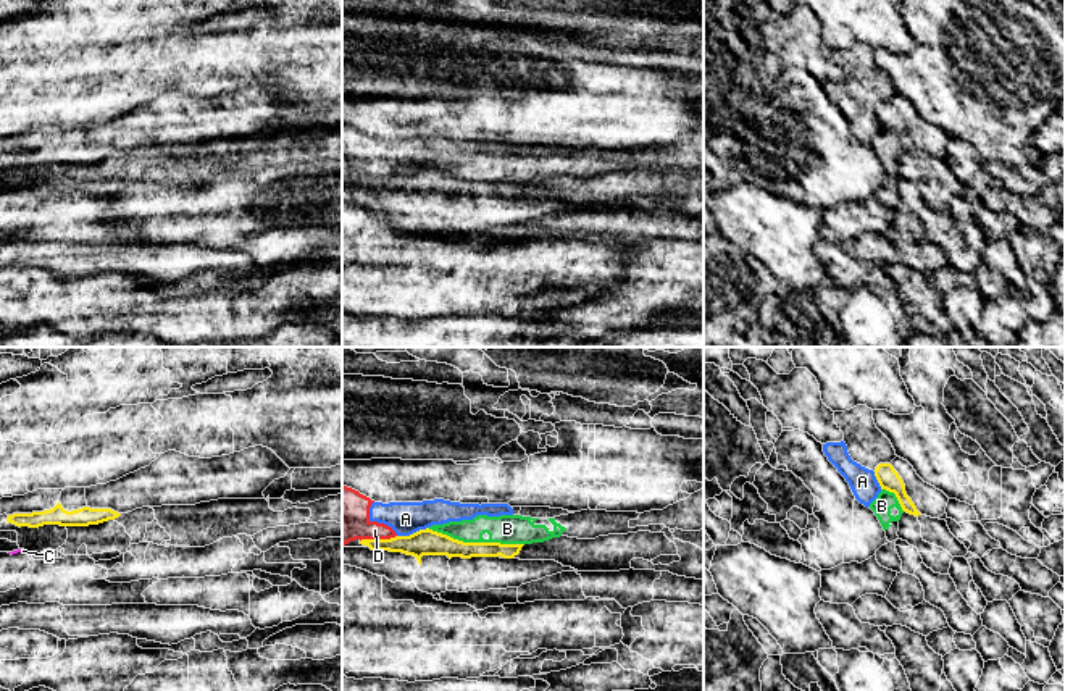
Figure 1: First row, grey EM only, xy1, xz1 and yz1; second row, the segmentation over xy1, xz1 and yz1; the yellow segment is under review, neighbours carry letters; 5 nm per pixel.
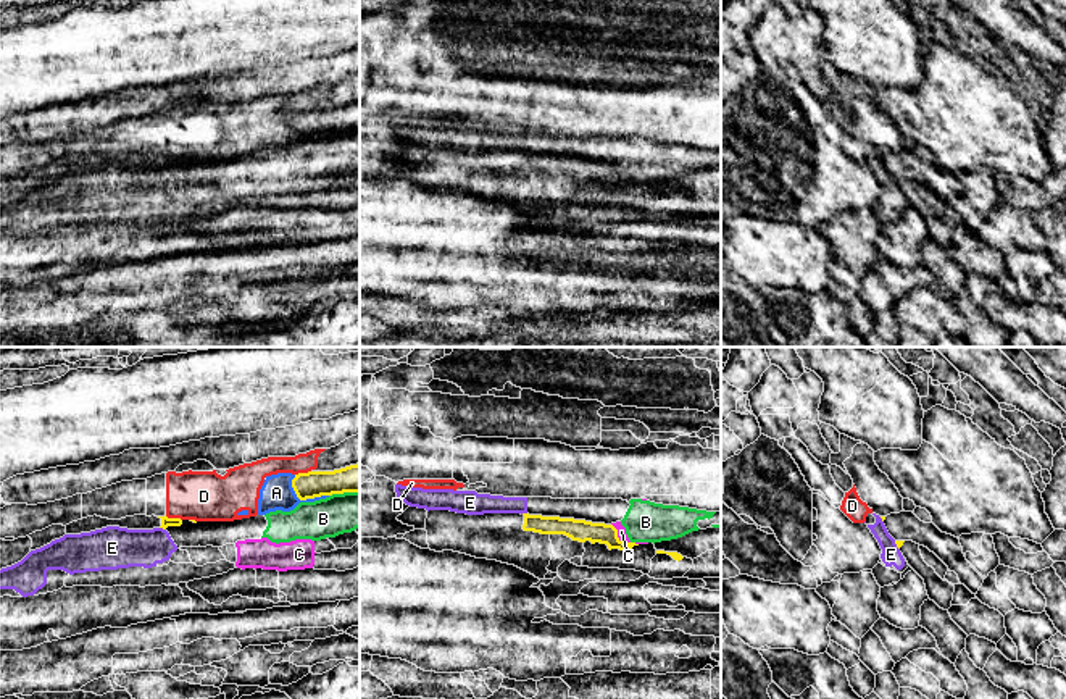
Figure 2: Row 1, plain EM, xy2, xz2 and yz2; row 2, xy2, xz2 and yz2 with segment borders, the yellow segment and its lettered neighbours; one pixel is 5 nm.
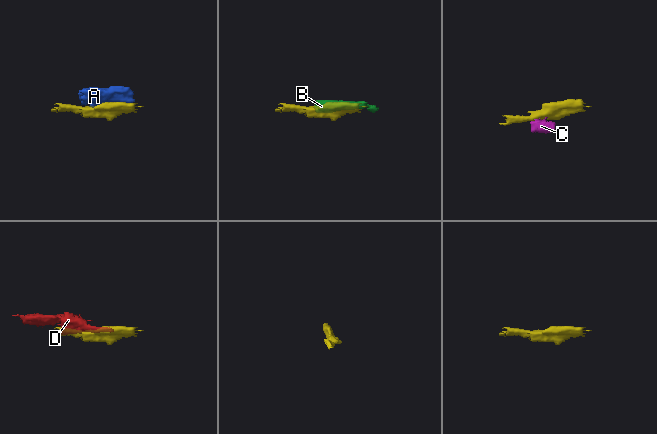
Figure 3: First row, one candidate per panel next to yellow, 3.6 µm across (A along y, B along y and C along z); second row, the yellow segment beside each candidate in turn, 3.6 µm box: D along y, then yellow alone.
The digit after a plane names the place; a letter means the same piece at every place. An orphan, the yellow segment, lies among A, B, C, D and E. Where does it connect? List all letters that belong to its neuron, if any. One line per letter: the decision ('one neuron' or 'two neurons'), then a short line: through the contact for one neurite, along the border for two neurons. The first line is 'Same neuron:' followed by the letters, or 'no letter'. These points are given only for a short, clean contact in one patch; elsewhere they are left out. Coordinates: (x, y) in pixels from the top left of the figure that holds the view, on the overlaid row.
Same neuron: no letter
A: two neurons
B: two neurons
C: two neurons; line xz2 (612, 523), (616, 535), (629, 543)
D: two neurons
E: two neurons; line xy2 (160, 527), (165, 530)

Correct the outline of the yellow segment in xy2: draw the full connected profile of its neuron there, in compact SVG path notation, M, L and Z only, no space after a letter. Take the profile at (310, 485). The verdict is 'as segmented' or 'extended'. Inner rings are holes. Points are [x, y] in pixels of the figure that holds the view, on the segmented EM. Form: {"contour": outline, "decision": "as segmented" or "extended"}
{"contour": "M360 463L334 471L298 473L292 479L292 488L300 500L360 492Z", "decision": "as segmented"}

